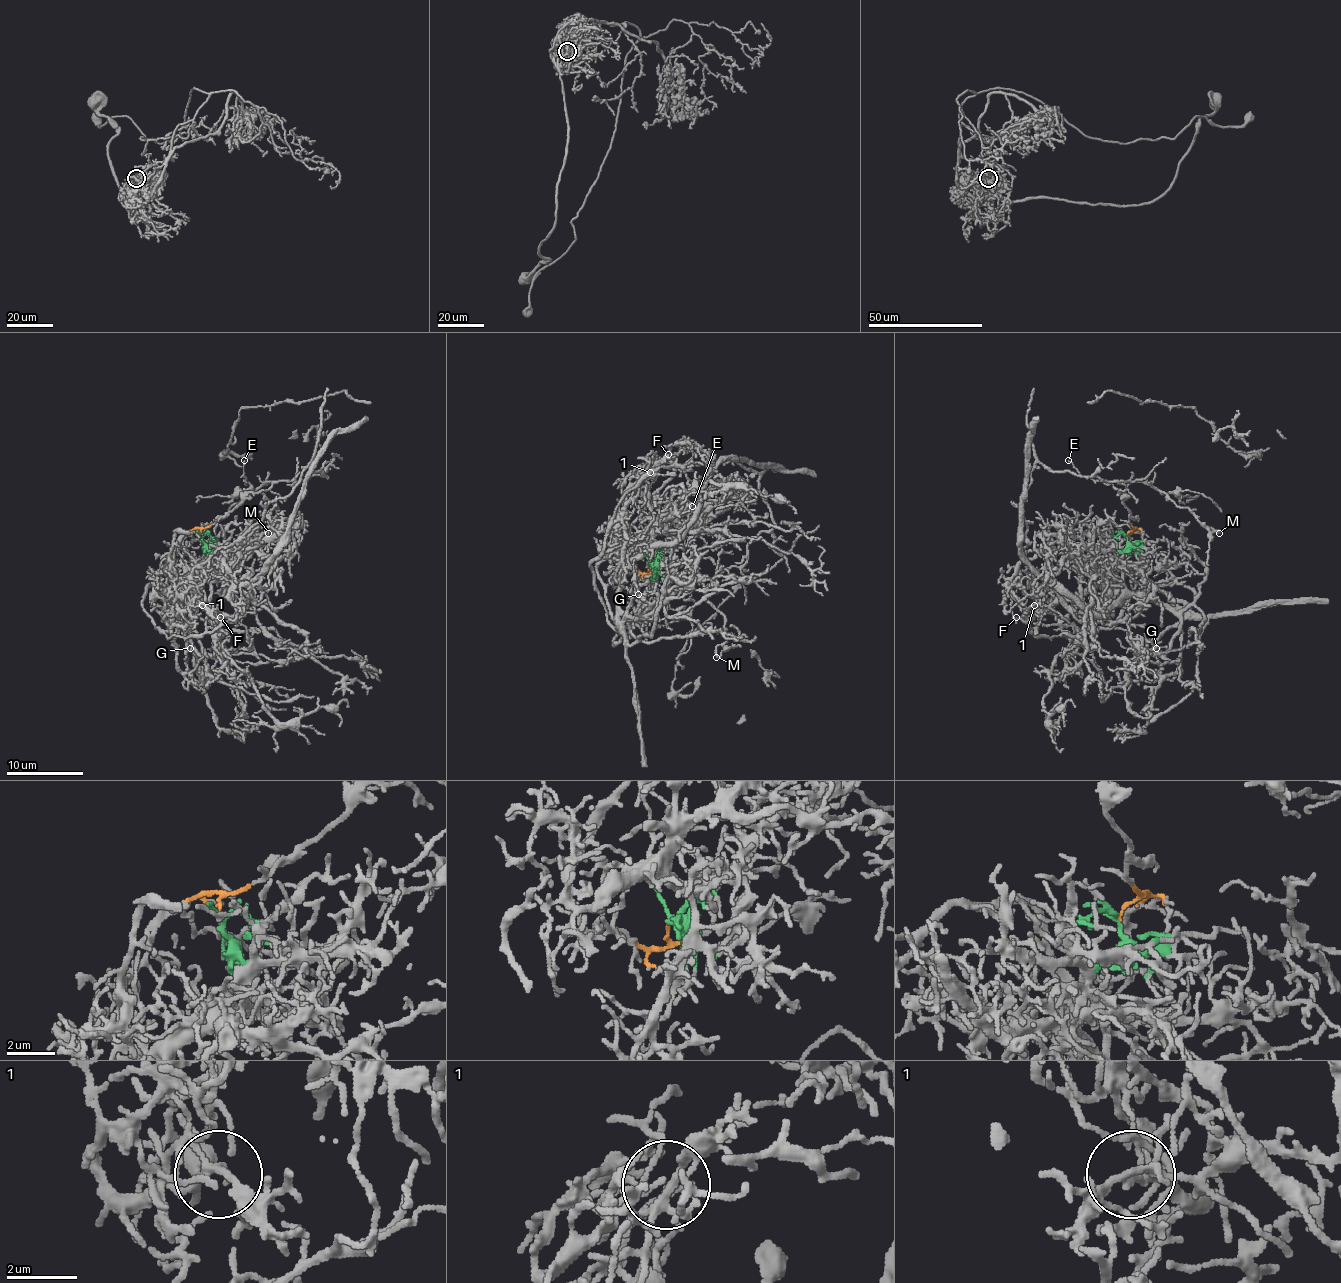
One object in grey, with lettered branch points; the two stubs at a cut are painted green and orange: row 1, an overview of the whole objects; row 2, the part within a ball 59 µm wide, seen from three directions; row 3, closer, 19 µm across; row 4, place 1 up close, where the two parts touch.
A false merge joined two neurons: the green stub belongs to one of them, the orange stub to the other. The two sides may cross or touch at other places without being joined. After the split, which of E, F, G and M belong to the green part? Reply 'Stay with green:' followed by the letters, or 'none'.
Stay with green: F, G

